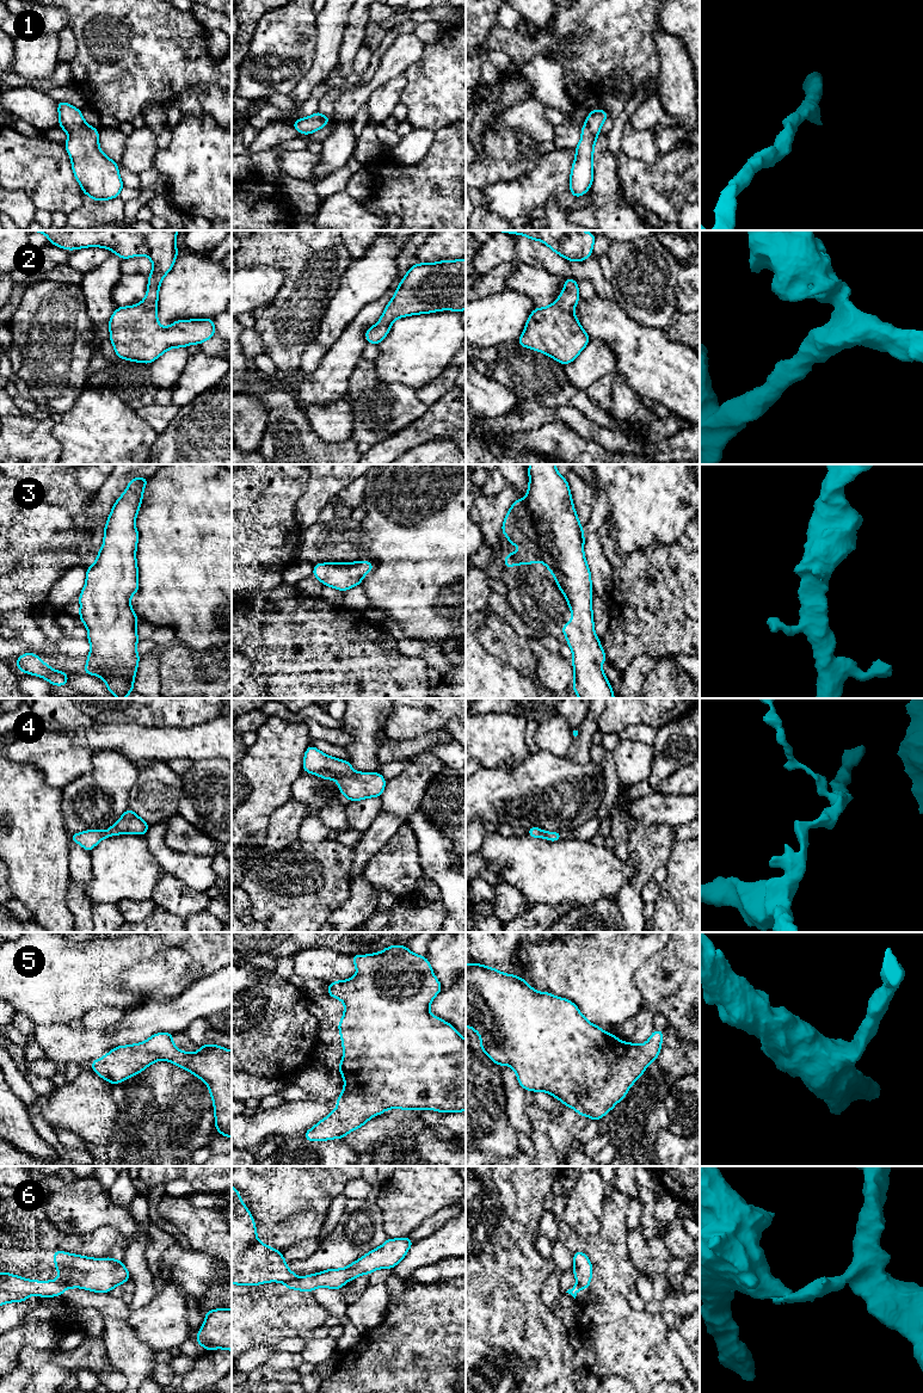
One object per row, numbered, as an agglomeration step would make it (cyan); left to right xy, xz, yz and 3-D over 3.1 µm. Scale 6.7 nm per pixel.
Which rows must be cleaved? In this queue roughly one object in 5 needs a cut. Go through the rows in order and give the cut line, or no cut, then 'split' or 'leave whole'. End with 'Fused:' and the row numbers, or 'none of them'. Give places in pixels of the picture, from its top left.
1: no cut | leave whole
2: no cut | leave whole
3: no cut | leave whole
4: no cut | leave whole
5: no cut | leave whole
6: xz (297, 1277), (284, 1283) | split
Fused: 6

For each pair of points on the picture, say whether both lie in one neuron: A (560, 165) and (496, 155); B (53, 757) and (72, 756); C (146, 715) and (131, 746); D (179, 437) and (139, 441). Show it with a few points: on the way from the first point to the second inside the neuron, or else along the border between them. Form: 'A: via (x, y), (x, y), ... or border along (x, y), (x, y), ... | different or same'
A: border along (541, 154), (536, 165), (528, 173), (515, 179) | different
B: via (57, 757), (67, 757) | same
C: border along (114, 721), (168, 727) | different
D: border along (159, 433), (149, 451) | different

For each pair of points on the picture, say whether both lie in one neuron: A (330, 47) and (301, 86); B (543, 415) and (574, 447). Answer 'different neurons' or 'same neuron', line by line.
A: same neuron
B: different neurons

